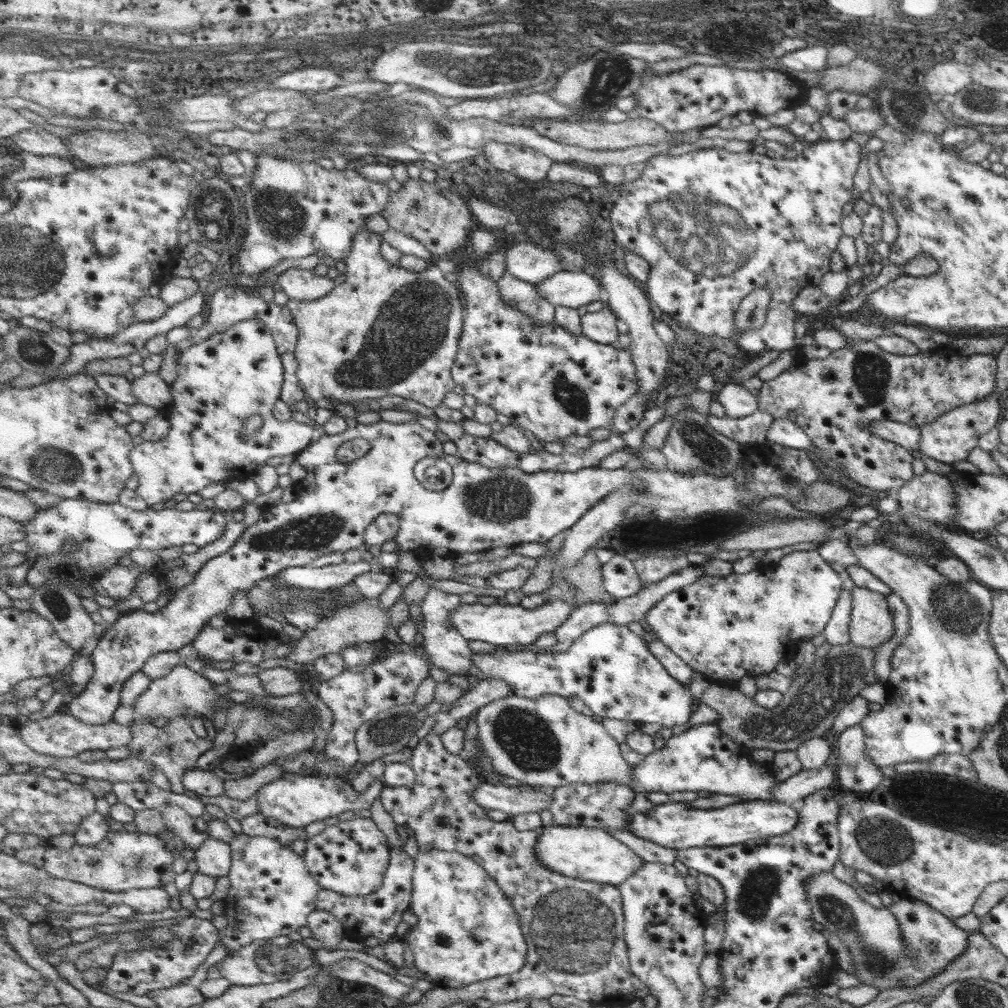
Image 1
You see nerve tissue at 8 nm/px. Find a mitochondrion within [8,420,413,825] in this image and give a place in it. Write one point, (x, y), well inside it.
(50, 464)

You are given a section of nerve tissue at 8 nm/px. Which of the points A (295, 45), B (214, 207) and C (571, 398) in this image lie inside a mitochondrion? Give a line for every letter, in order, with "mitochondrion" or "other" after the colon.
A: other
B: mitochondrion
C: mitochondrion

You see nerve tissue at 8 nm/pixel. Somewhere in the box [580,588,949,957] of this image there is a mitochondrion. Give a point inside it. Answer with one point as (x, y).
(818, 696)

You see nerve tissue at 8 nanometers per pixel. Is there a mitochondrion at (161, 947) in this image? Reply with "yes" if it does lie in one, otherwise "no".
no

